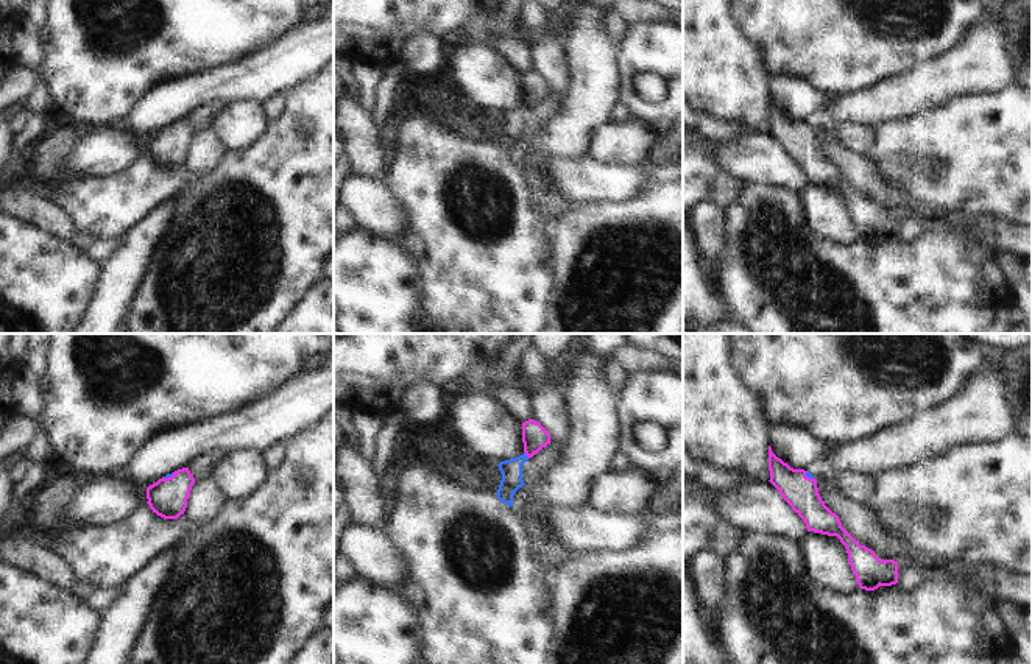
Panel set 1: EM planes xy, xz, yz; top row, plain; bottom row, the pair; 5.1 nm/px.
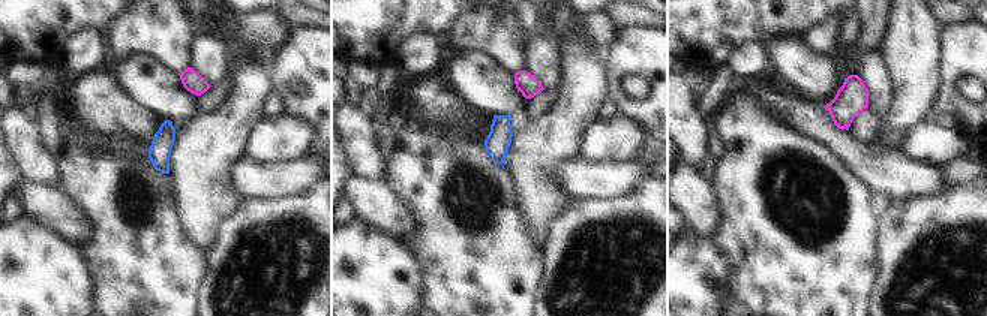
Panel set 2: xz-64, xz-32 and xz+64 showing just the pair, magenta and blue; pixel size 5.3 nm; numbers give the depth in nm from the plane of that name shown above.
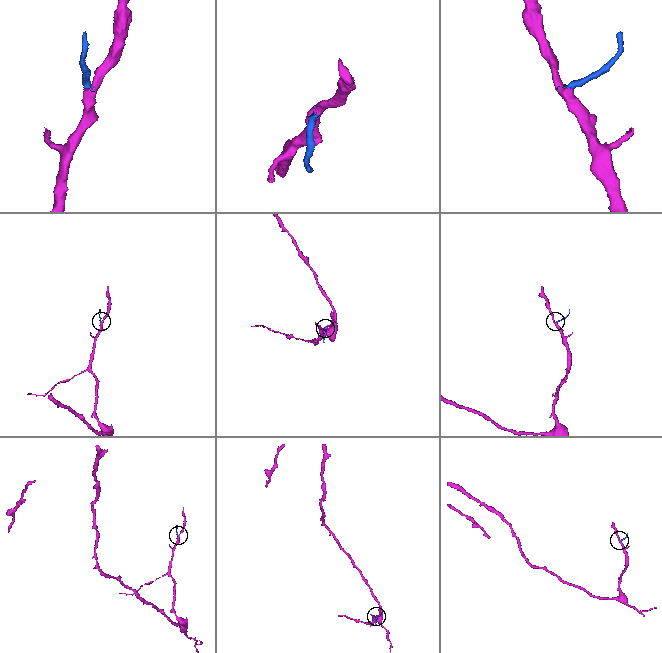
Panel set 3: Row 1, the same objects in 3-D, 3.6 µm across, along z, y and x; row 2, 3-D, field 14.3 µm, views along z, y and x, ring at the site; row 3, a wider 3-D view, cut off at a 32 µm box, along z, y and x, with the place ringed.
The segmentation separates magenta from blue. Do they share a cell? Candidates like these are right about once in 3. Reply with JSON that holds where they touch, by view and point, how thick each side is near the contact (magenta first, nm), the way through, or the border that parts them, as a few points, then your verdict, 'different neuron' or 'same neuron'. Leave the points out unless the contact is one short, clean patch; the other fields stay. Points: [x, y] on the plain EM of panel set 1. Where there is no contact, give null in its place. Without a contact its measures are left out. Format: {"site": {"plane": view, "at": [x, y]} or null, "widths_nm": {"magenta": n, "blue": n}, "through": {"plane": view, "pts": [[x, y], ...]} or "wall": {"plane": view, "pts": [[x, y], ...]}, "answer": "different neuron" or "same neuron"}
{"site": {"plane": "xz", "at": [526, 105]}, "widths_nm": {"magenta": 140, "blue": 110}, "through": {"plane": "xz", "pts": [[535, 88], [526, 105], [512, 119], [512, 131]]}, "answer": "same neuron"}

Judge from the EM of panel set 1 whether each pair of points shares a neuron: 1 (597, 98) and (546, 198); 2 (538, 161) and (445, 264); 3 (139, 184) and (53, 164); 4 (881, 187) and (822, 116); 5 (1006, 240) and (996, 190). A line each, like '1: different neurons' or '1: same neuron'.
1: same neuron
2: different neurons
3: same neuron
4: same neuron
5: different neurons

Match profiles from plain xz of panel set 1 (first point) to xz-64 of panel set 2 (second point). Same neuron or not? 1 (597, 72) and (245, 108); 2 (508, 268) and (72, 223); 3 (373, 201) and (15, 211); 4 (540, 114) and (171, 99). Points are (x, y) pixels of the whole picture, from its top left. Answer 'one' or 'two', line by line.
1: one
2: two
3: two
4: two

